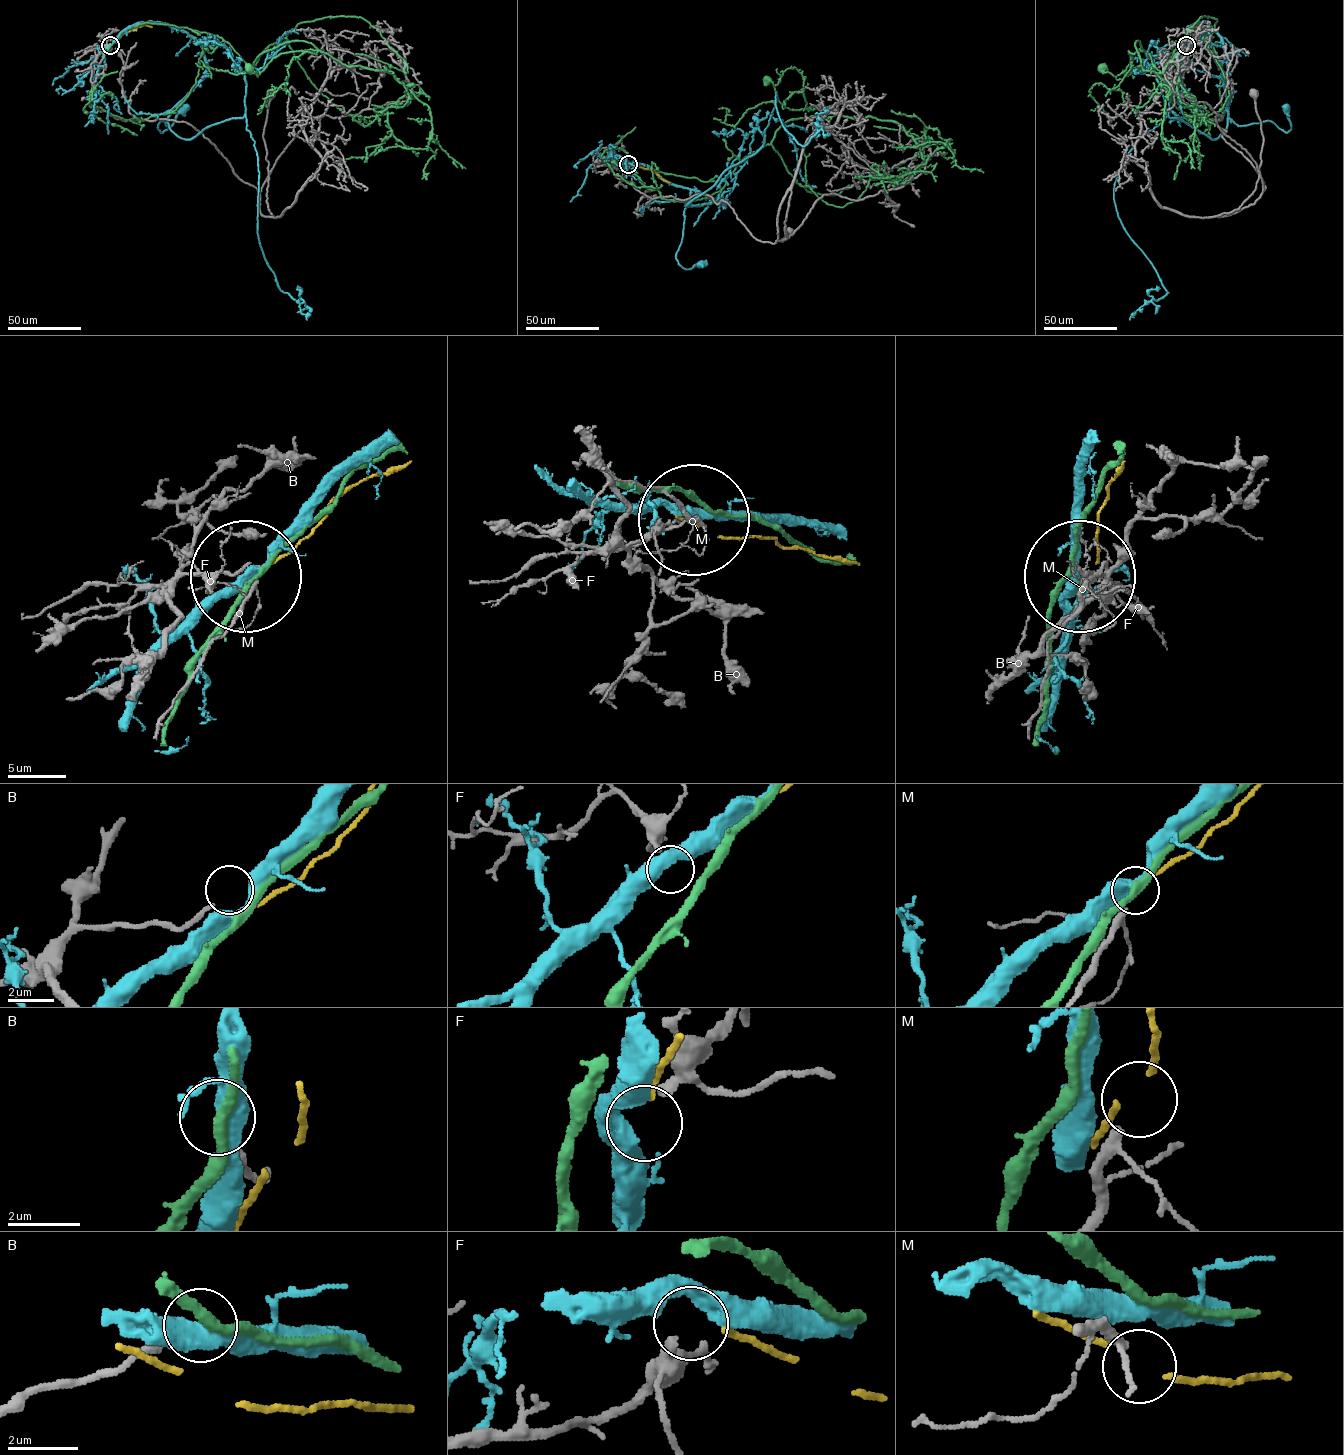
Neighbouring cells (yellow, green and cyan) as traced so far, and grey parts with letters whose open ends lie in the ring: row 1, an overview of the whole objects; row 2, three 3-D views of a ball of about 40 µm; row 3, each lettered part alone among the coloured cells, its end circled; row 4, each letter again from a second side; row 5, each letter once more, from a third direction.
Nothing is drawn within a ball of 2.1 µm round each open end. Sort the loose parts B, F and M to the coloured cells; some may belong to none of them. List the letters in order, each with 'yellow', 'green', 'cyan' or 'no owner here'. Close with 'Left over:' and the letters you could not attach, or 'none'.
B: no owner here
F: no owner here
M: no owner here
Left over: B, F, M

